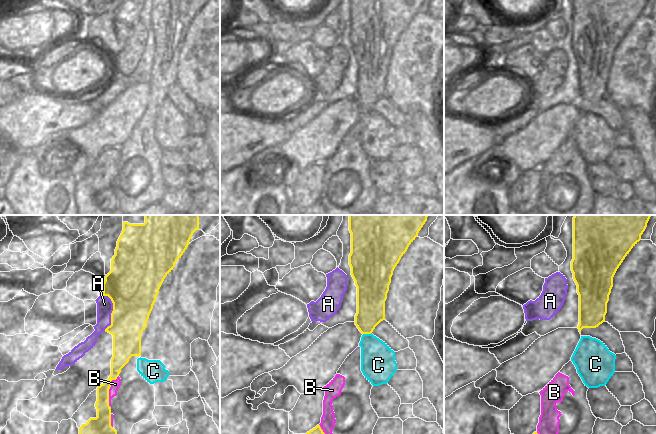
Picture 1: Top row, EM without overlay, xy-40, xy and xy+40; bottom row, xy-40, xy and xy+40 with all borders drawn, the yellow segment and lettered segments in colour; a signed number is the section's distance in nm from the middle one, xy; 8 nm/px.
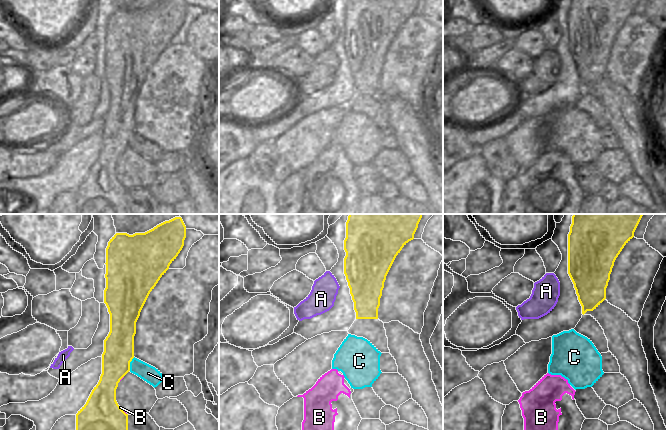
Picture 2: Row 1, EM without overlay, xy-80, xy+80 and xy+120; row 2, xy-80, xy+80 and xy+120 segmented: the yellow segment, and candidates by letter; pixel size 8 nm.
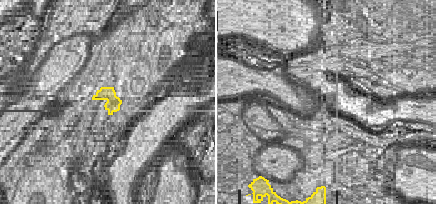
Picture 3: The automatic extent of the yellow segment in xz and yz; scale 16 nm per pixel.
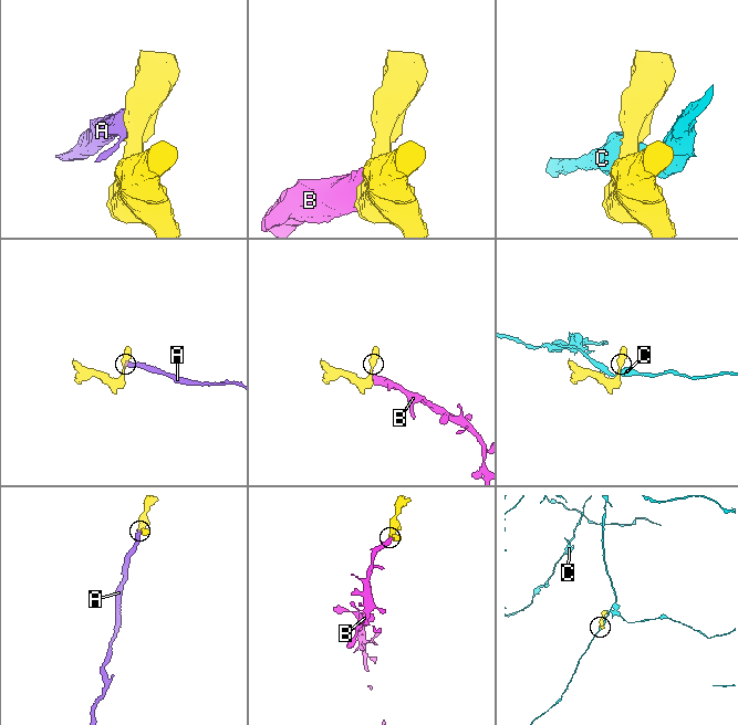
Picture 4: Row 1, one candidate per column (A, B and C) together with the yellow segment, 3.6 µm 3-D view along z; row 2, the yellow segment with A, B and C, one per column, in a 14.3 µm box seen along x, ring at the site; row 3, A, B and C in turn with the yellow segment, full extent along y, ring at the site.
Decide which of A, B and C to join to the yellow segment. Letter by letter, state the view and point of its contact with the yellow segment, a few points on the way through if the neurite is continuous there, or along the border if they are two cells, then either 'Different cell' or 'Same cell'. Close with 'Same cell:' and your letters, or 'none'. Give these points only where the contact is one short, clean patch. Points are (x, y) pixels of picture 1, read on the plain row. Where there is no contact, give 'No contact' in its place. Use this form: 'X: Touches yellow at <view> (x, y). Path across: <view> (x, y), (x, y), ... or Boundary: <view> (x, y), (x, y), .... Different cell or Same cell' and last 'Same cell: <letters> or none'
A: Touches yellow at xy-40 (111, 89). Boundary: xy-40 (107, 71), (112, 79), (112, 88), (111, 99), (104, 107). Different cell
B: Touches yellow at xy-40 (108, 166). Same cell
C: Touches yellow at xy (367, 109). Boundary: xy (371, 108), (363, 110). Different cell
Same cell: B

